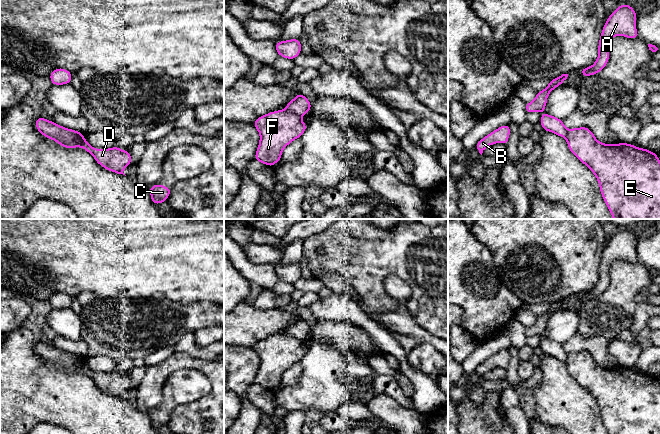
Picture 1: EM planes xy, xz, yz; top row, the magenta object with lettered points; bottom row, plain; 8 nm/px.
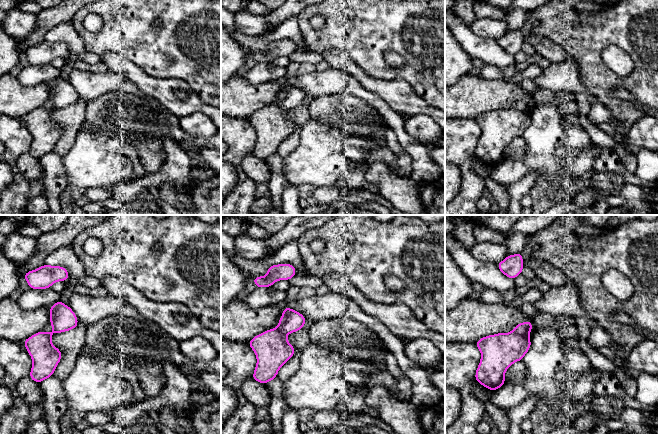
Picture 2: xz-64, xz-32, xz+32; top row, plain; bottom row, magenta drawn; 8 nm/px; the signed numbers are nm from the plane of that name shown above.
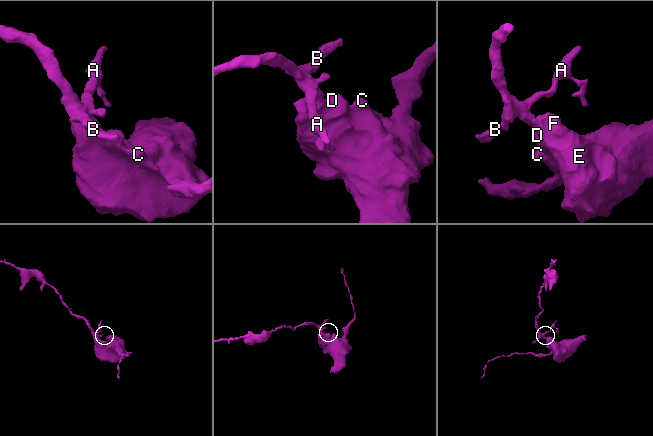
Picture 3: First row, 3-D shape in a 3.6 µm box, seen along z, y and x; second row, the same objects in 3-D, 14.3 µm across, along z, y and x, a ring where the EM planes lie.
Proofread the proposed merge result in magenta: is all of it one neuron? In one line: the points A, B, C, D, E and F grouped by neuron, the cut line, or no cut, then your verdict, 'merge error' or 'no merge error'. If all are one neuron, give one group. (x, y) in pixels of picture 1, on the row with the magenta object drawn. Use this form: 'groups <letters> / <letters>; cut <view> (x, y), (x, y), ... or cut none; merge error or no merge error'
groups A B / C D E F; cut xz (284, 110), (300, 116); merge error

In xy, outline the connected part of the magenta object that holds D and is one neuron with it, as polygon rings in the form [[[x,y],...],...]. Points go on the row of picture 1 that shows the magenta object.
[[[40,116],[36,119],[35,127],[43,136],[56,141],[60,146],[67,149],[75,147],[85,149],[100,166],[114,173],[125,175],[123,170],[133,161],[129,151],[116,146],[109,149],[95,149],[86,141],[84,136],[78,137],[75,130],[57,125]]]

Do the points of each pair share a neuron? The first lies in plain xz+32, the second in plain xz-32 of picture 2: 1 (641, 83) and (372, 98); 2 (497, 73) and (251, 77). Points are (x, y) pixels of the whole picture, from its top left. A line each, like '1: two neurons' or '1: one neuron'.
1: two neurons
2: one neuron

